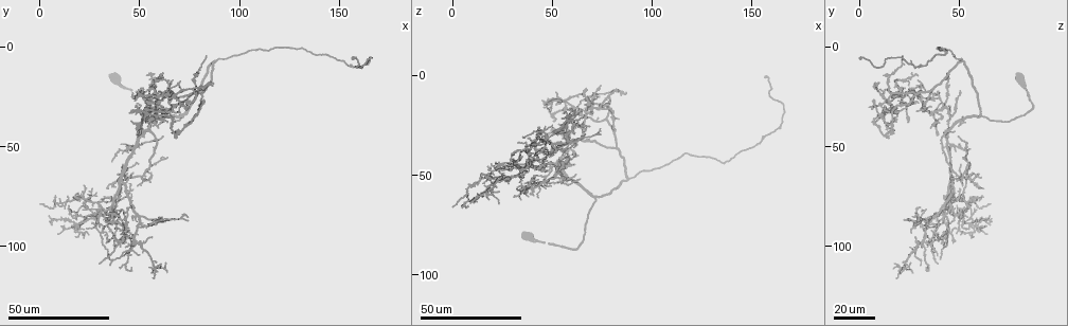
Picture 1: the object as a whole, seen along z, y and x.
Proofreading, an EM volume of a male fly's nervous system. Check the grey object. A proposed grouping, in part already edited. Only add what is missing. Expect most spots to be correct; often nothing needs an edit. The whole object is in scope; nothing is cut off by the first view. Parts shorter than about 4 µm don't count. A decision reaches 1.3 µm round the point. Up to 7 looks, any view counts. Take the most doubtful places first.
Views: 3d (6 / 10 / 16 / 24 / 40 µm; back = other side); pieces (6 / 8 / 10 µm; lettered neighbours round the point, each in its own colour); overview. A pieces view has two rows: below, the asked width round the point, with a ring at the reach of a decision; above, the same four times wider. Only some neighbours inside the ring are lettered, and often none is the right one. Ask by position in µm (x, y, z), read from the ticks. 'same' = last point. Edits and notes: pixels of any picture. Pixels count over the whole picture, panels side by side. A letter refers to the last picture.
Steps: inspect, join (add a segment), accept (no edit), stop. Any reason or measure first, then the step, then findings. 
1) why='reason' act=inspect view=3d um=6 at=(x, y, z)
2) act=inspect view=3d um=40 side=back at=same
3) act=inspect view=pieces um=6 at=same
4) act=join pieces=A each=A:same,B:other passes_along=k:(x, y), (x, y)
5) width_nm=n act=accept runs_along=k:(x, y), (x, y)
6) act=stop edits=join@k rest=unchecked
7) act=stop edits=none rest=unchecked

why='an open end' act=inspect view=3d um=40 at=(42, 100, 30)

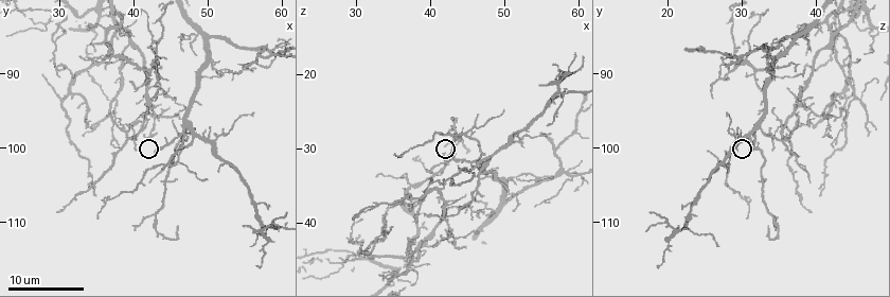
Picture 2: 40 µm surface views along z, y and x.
why='see the neighbours' act=inspect view=pieces um=8 at=(43.5, 100.0, 31.5)

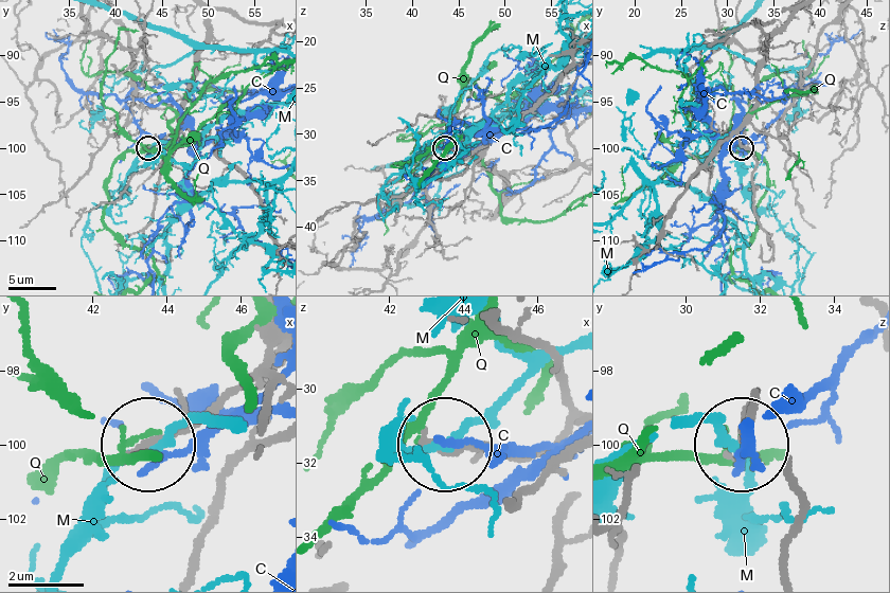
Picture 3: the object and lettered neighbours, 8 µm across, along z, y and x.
act=accept each=C:other,M:other,Q:other found='none of them fits'

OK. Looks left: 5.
why='branch stops here' act=inspect view=3d um=40 at=(62, 44, 49)

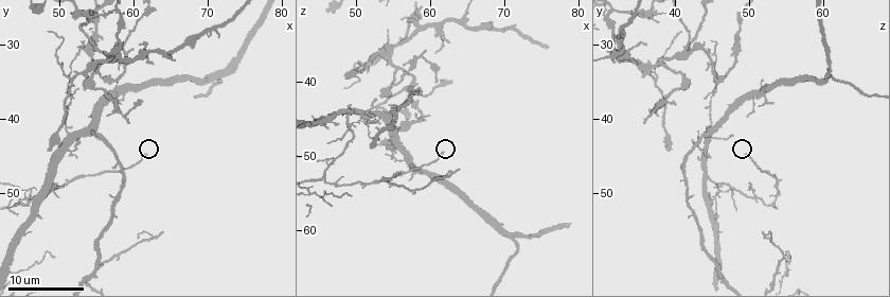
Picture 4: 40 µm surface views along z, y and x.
act=inspect view=3d um=10 at=(61.5, 44.5, 49.5)

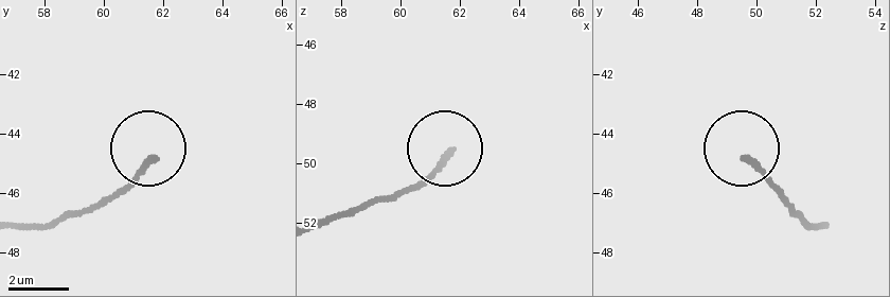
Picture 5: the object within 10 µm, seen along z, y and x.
act=inspect view=pieces um=6 at=(61.6, 44.8, 49.7)

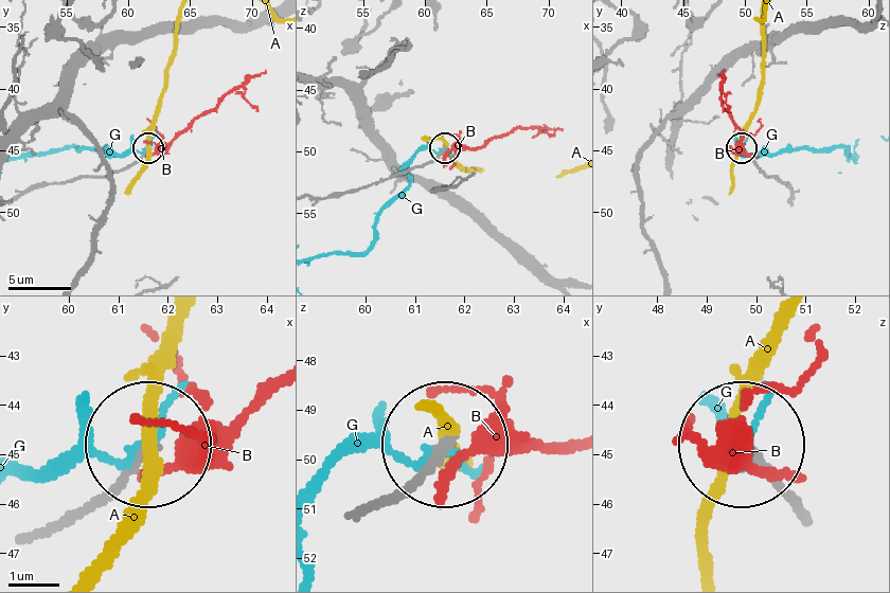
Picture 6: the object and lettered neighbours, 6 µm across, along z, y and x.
act=accept each=A:other,B:other,G:other runs_along=6:(315, 196), (350, 193), (406, 173), (428, 164), (443, 150) found='none of them fits'

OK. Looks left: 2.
why='free end' act=inspect view=pieces um=6 at=(55.5, 89.0, 28.0)

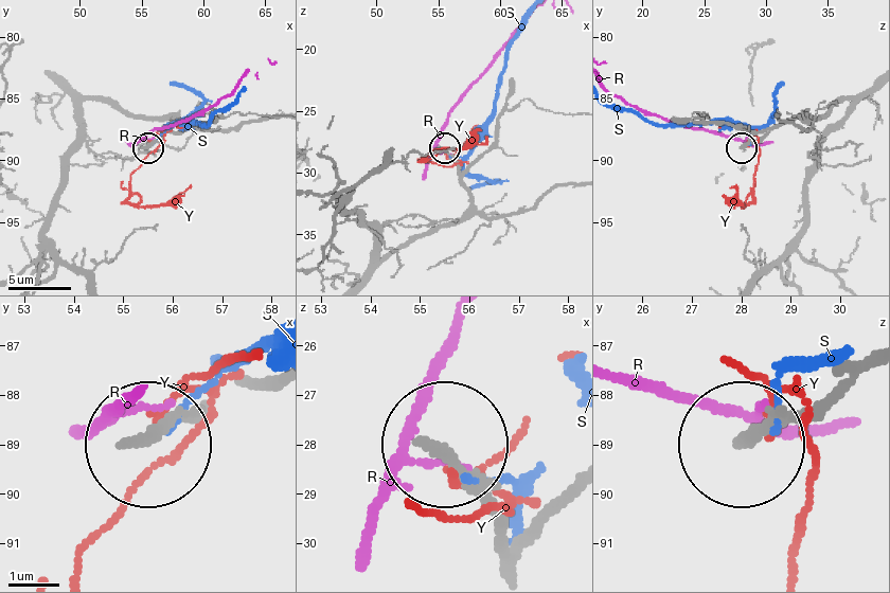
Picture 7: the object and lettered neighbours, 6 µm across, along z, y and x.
act=accept each=R:other,S:other,Y:other found='none of them fits'

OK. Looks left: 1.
why='long arm stops here' act=inspect view=pieces um=10 at=(61.0, 38.5, 40.0)

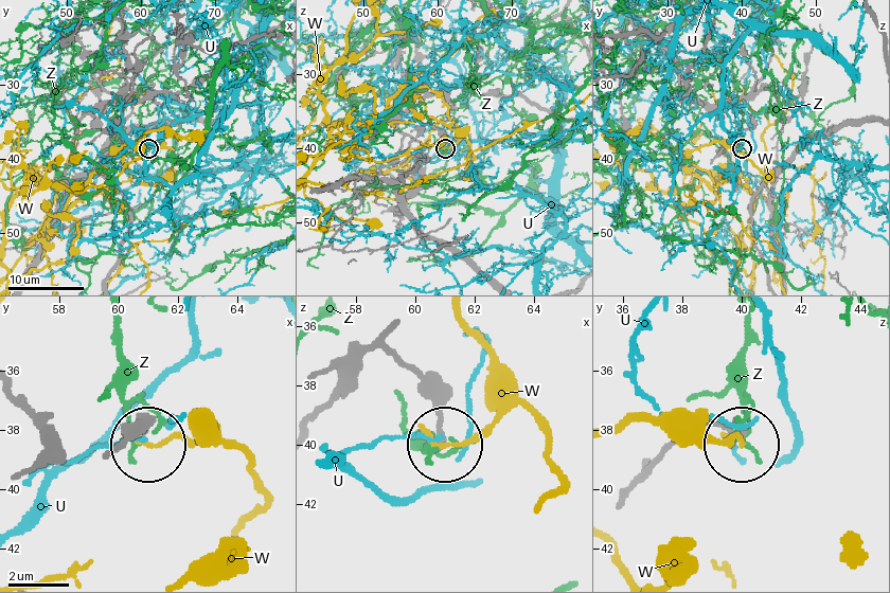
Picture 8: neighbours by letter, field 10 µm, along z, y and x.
width_nm=230 act=accept each=U:other,W:other,Z:other runs_along=8:(317, 408), (378, 347), (415, 378), (437, 408), (439, 444) found='none of them fits'

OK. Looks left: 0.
act=stop edits=none rest=unchecked

